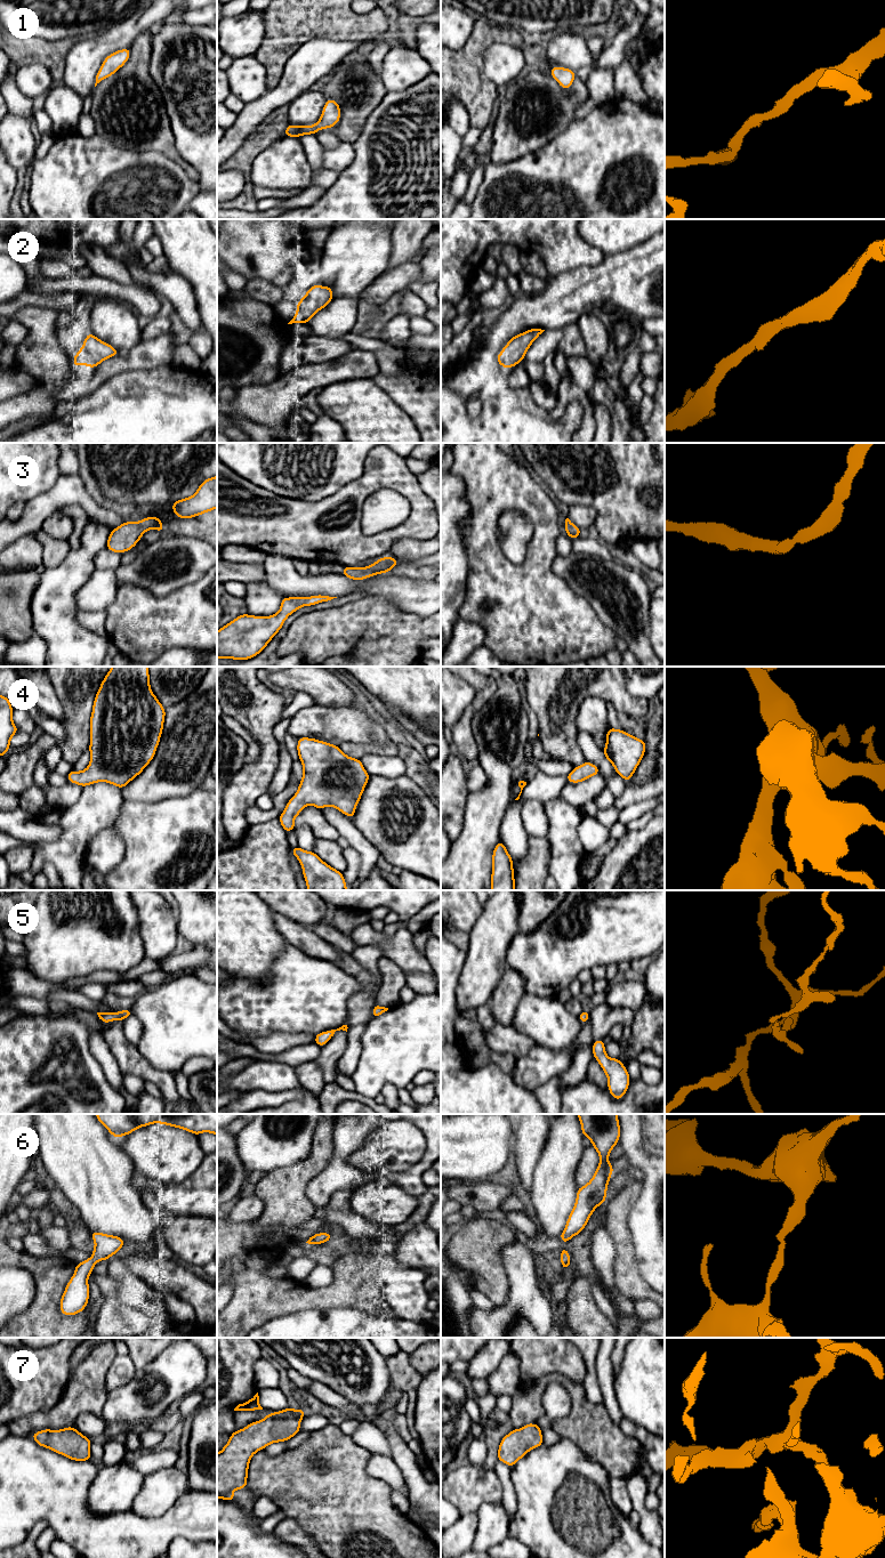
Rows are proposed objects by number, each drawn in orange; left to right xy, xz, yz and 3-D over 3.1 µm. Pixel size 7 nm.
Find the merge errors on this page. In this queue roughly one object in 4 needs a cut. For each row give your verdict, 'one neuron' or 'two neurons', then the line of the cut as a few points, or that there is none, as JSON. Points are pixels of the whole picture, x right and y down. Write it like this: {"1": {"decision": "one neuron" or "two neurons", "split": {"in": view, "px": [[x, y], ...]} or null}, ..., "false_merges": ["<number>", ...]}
{"1": {"decision": "one neuron", "split": null}, "2": {"decision": "one neuron", "split": null}, "3": {"decision": "one neuron", "split": null}, "4": {"decision": "one neuron", "split": null}, "5": {"decision": "one neuron", "split": null}, "6": {"decision": "one neuron", "split": null}, "7": {"decision": "one neuron", "split": null}, "false_merges": []}

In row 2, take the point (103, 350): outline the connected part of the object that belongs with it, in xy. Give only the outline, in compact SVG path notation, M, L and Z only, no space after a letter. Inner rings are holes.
M88 333L81 349L73 357L73 366L83 364L88 368L97 368L103 361L116 355L119 355L118 349L99 340L94 333Z

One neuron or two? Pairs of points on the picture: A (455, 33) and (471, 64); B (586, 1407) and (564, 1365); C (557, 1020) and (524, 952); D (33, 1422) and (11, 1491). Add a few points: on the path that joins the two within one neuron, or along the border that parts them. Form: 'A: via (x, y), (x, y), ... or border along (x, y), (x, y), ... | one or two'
A: border along (474, 23), (467, 41), (458, 50), (452, 51) | two
B: border along (546, 1374), (560, 1373), (581, 1383) | two
C: border along (525, 992), (556, 997) | two
D: border along (11, 1433), (18, 1436), (30, 1436) | two

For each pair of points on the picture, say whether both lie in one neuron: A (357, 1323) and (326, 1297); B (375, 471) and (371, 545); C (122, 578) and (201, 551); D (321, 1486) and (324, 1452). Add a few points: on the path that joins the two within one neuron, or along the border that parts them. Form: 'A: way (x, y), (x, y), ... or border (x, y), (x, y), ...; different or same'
A: border (312, 1308), (359, 1308), (365, 1313); different
B: way (401, 483), (416, 498), (416, 517), (397, 533); same
C: way (142, 562), (166, 548), (178, 546), (182, 549); same
D: way (329, 1478), (329, 1460); same

